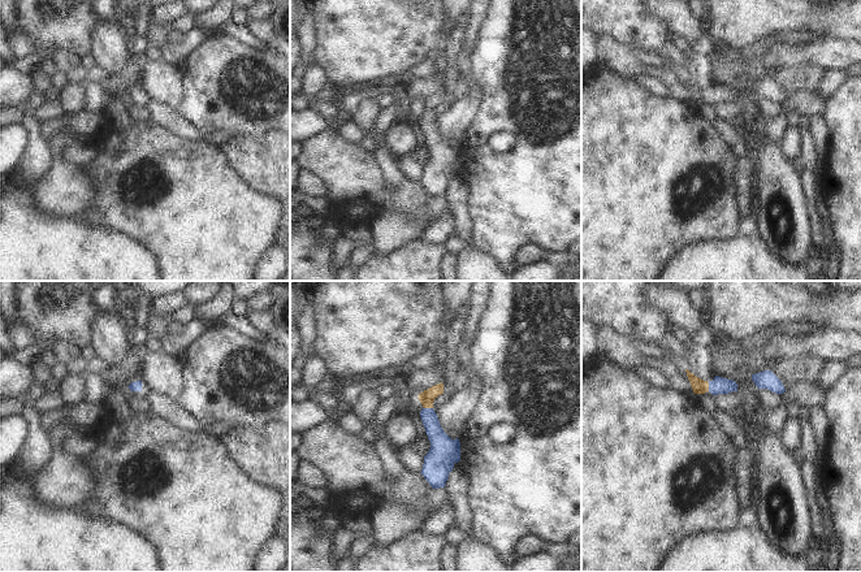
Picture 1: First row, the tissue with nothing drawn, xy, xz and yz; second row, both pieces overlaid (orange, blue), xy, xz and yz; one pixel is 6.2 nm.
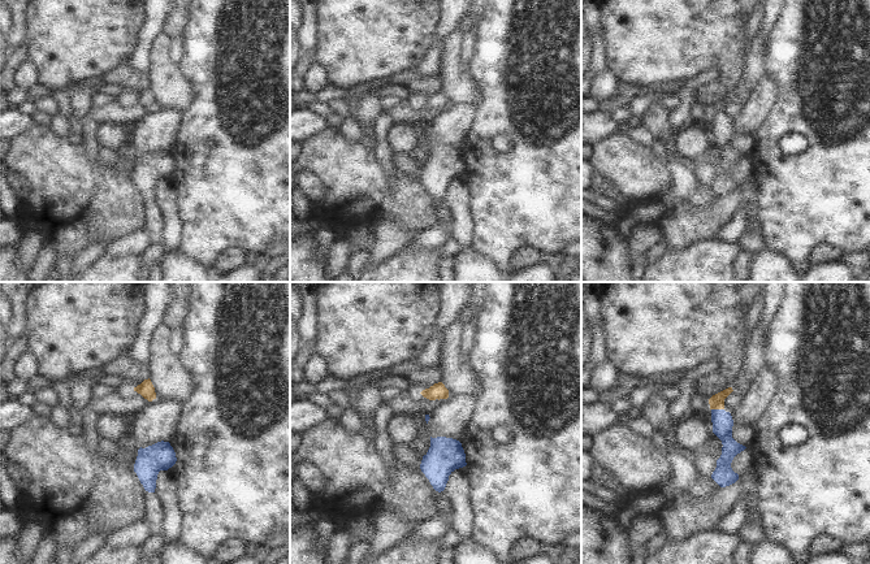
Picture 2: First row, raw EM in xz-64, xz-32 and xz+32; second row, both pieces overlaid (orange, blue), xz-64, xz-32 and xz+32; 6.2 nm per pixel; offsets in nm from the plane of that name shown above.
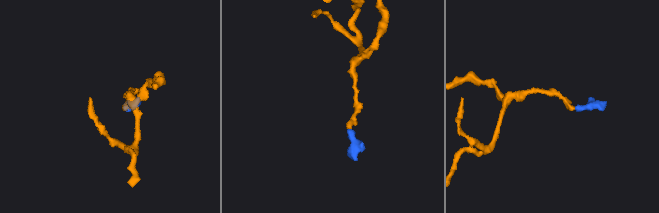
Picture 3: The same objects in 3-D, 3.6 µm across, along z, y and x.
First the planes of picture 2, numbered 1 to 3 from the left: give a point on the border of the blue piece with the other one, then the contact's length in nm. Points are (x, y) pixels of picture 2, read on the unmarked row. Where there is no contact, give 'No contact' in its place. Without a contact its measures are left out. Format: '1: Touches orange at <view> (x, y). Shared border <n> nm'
1: No contact
2: No contact
3: Touches orange at xz+32 (718, 117). Shared border 80 nm.

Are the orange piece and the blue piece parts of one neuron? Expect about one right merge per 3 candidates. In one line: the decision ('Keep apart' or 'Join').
Join.

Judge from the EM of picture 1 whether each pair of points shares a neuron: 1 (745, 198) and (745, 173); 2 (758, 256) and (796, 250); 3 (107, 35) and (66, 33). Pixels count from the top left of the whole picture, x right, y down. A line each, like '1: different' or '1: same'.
1: same
2: different
3: different

